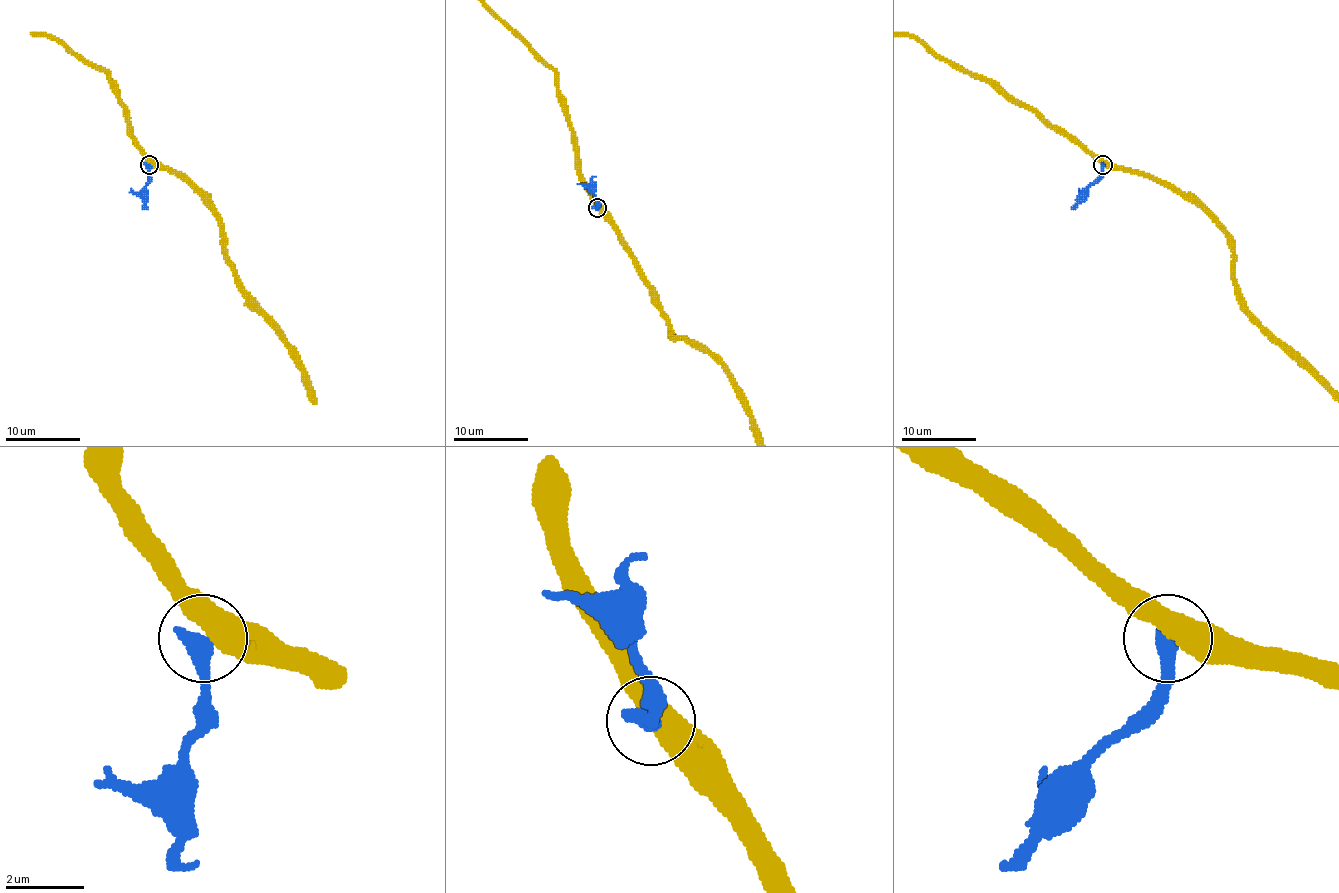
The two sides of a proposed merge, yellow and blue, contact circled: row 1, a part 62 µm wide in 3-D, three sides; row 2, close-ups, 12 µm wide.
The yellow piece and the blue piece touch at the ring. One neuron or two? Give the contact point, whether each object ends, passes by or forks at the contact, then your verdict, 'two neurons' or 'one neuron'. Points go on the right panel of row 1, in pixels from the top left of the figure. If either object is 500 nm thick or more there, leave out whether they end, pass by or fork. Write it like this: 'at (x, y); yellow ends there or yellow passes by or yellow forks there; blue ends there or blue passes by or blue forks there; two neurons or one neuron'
at (1102, 165); two neurons

